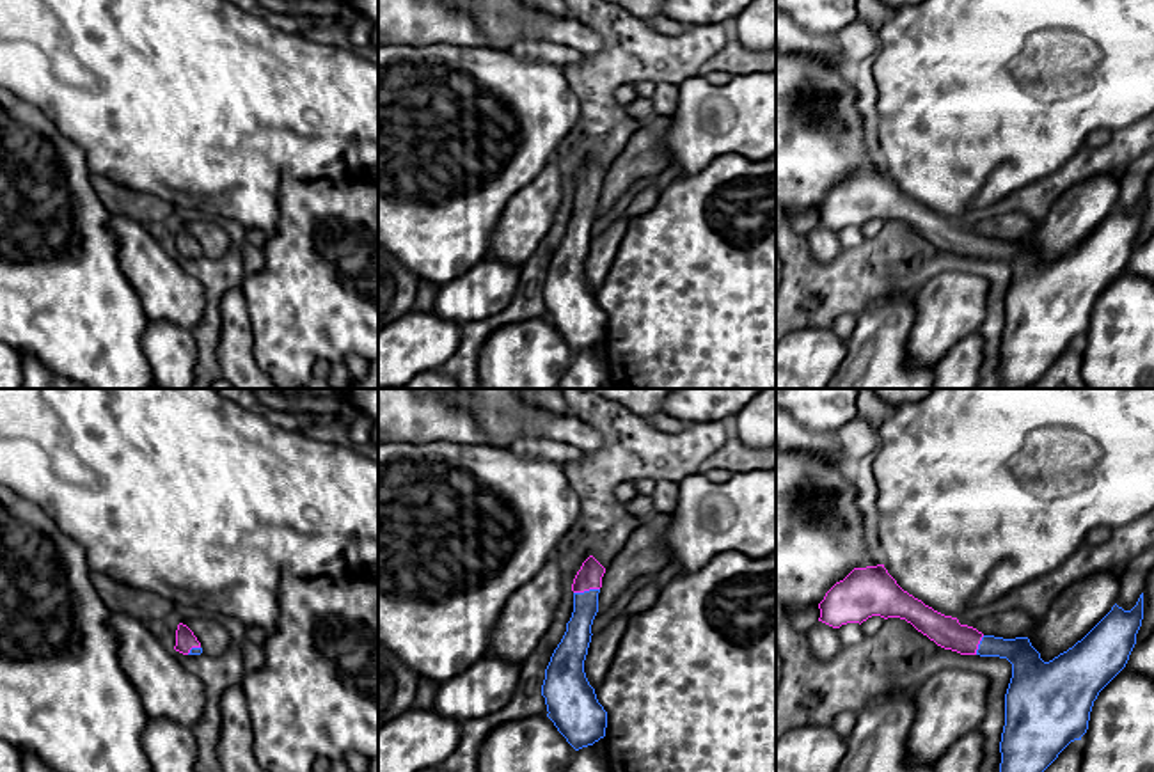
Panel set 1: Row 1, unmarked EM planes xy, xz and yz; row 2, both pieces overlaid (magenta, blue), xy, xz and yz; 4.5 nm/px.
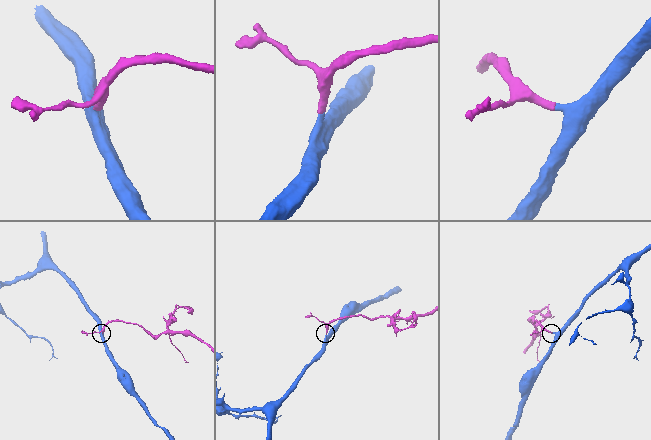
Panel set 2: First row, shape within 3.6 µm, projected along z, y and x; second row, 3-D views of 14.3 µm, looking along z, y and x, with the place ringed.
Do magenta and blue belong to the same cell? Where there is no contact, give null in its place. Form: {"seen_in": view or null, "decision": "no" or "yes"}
{"seen_in": "xz", "decision": "yes"}

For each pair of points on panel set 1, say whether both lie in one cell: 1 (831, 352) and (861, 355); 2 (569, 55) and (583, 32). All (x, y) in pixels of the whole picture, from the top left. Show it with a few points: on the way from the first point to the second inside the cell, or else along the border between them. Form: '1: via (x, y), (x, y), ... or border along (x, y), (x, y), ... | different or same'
1: border along (847, 345), (837, 370) | different
2: border along (531, 38), (569, 45), (583, 55) | different

